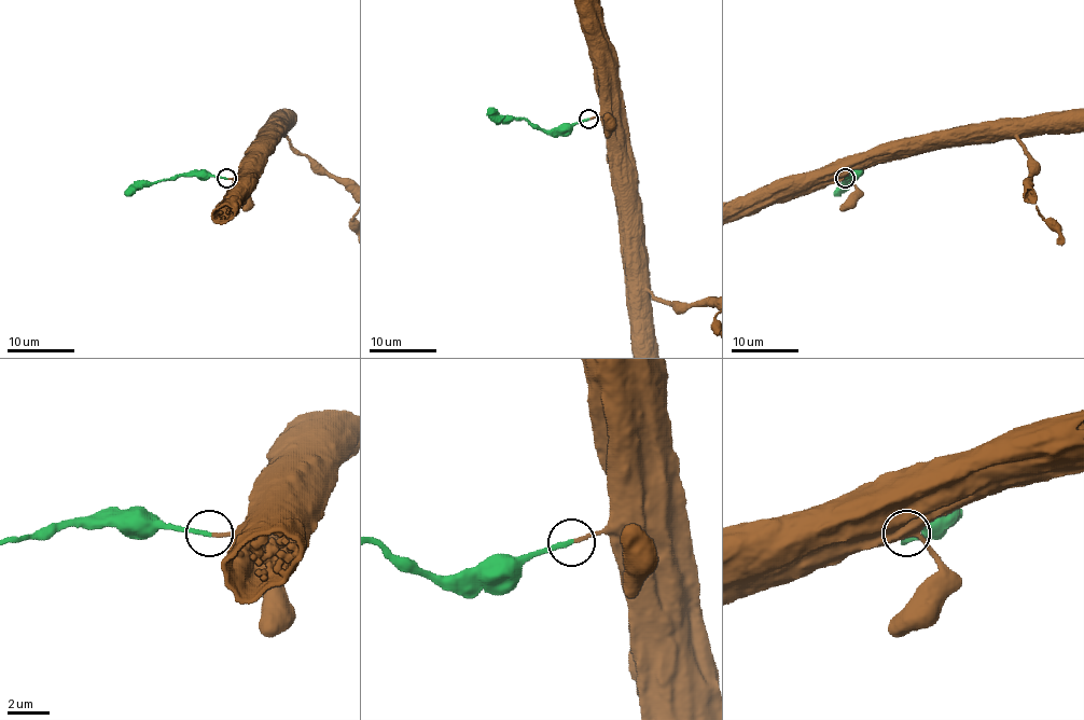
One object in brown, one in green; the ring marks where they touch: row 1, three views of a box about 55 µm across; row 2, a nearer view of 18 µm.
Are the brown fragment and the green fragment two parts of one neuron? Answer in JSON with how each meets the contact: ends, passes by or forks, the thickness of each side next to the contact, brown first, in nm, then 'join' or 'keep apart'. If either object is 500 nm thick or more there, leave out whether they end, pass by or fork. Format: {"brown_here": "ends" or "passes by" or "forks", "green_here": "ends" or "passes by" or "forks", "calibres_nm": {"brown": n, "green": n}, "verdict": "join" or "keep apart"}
{"brown_here": "ends", "green_here": "ends", "calibres_nm": {"brown": 180, "green": 240}, "verdict": "join"}

